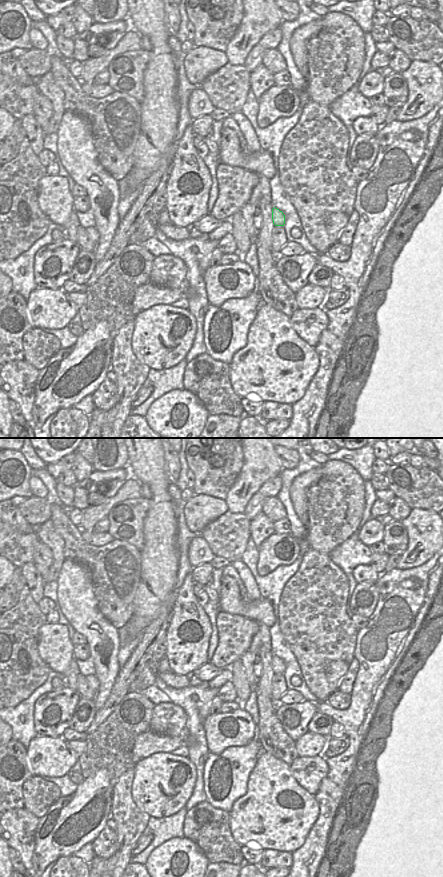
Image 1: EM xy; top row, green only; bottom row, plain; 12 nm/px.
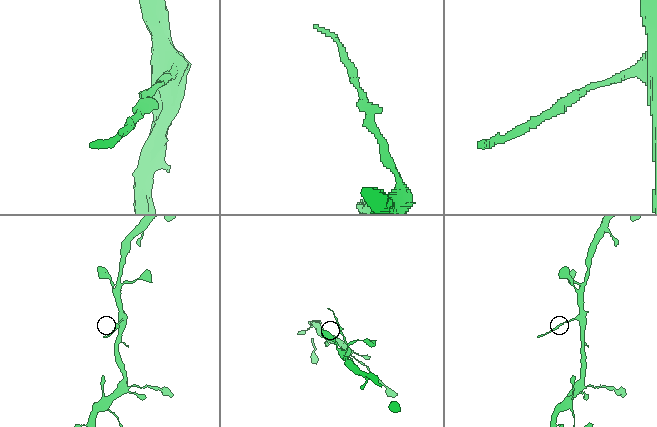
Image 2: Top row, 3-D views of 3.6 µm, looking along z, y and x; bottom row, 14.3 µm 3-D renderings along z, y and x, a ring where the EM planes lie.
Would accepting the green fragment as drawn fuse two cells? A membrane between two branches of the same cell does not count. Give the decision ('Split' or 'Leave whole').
Split.

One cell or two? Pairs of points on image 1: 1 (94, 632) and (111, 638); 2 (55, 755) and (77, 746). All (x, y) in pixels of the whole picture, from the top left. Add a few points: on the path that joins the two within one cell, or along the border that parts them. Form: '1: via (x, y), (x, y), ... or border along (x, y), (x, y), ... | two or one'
1: via (98, 633), (102, 637), (107, 637) | one
2: border along (66, 741), (66, 745), (78, 756) | two

